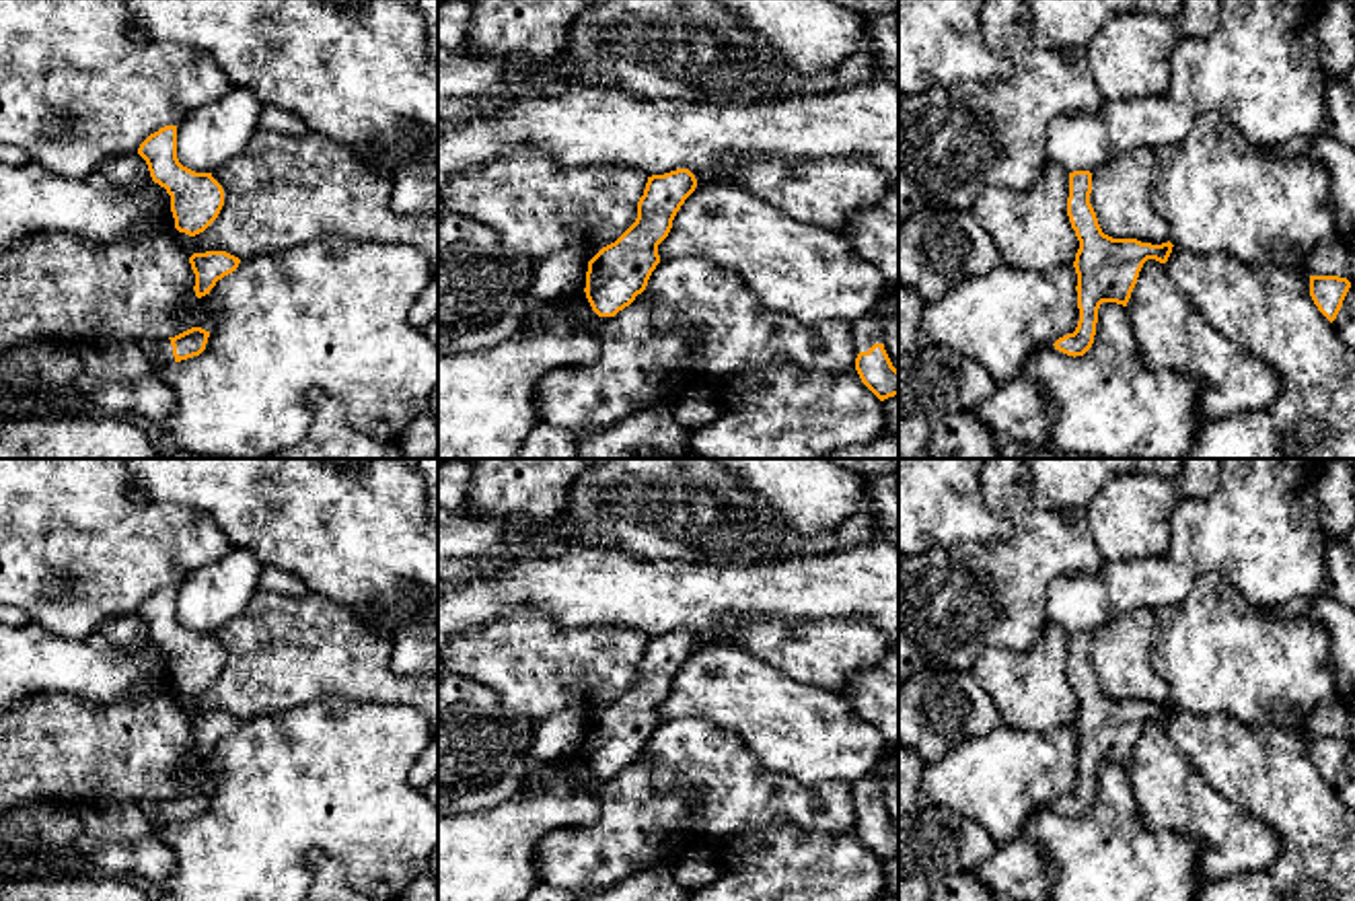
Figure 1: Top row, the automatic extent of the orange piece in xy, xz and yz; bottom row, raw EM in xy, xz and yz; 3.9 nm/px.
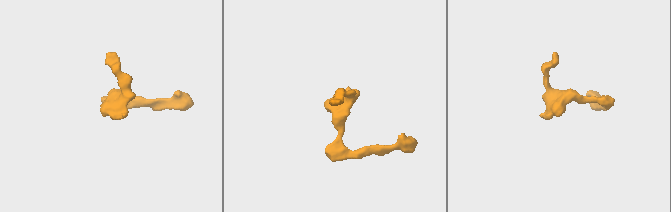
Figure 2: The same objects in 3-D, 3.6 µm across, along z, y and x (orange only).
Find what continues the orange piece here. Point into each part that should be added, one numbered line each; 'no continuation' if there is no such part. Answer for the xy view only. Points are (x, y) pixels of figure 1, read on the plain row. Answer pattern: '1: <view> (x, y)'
1: xy (157, 813)

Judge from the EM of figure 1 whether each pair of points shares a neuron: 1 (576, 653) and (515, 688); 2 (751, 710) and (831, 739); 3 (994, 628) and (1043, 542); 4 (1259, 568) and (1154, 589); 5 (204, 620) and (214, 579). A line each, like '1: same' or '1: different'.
1: same
2: same
3: same
4: same
5: same

